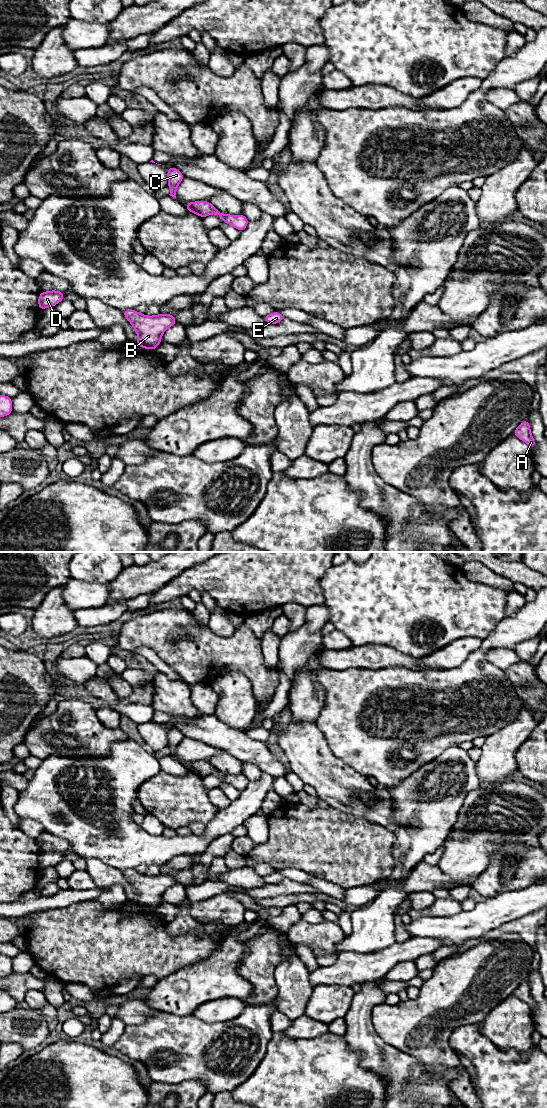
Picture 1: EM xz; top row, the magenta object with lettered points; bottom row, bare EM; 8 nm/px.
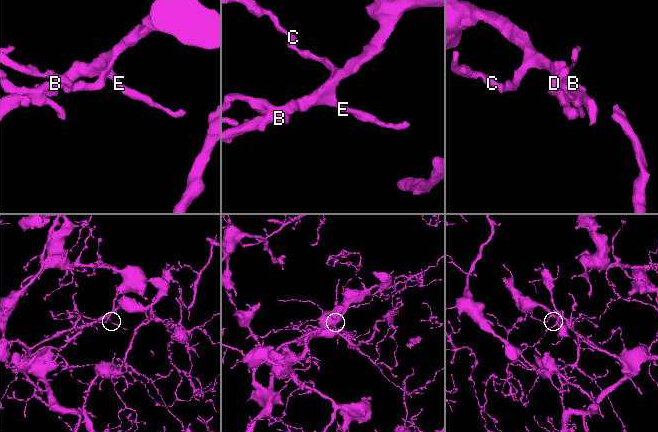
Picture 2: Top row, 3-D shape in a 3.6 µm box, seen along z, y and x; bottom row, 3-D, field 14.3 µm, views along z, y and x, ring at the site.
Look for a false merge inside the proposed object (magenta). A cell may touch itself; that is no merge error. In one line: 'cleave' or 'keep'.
keep

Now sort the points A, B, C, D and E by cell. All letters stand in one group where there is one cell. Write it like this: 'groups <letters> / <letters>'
groups A B C D E

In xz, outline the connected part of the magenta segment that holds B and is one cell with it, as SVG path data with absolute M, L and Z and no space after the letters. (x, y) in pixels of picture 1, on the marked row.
M122 310L122 313L138 334L136 343L150 350L155 350L162 342L161 336L165 330L177 323L172 314L145 316L136 310Z

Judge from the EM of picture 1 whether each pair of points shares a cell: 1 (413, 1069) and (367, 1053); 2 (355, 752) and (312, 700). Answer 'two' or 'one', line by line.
1: one
2: two

